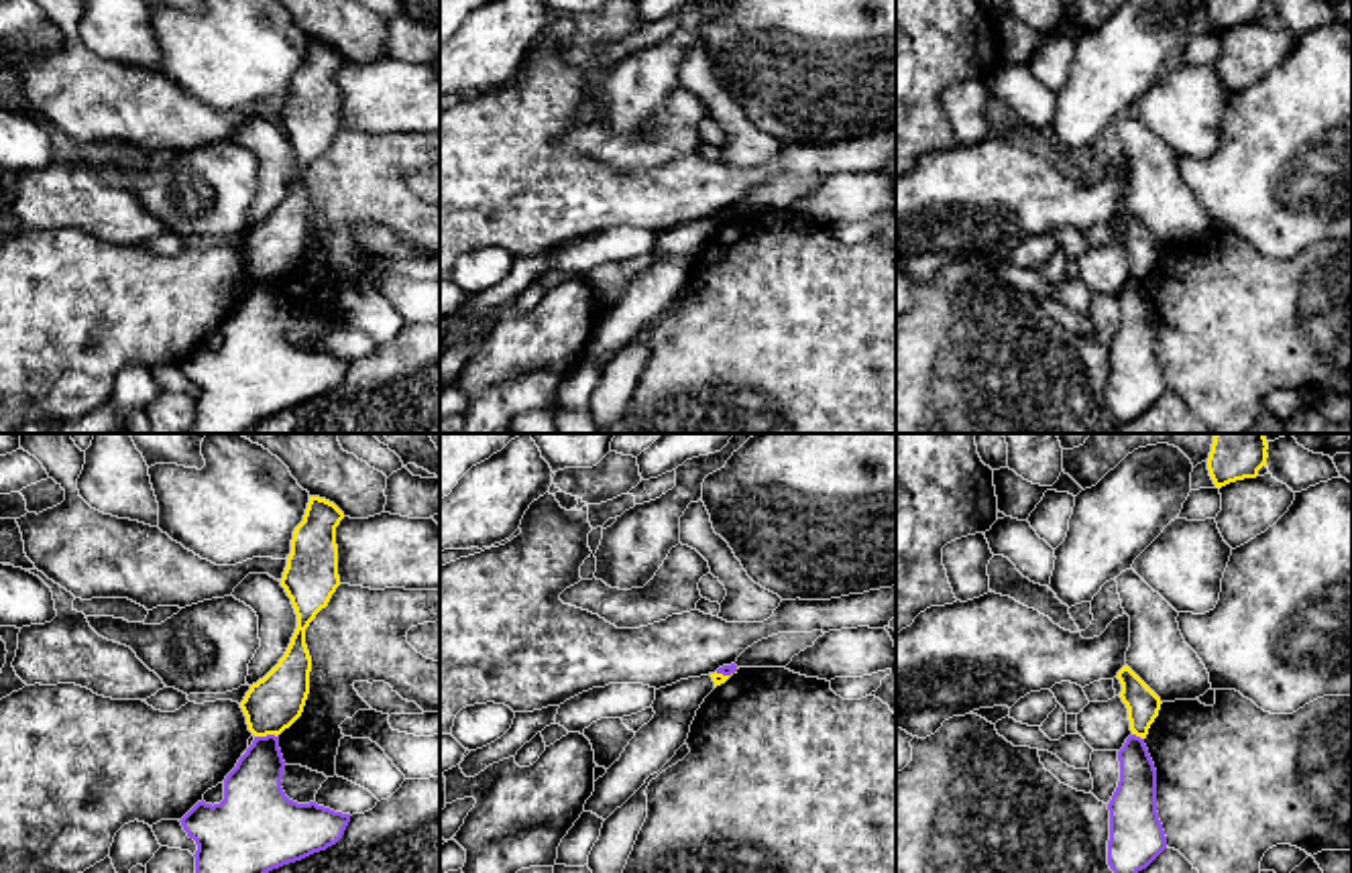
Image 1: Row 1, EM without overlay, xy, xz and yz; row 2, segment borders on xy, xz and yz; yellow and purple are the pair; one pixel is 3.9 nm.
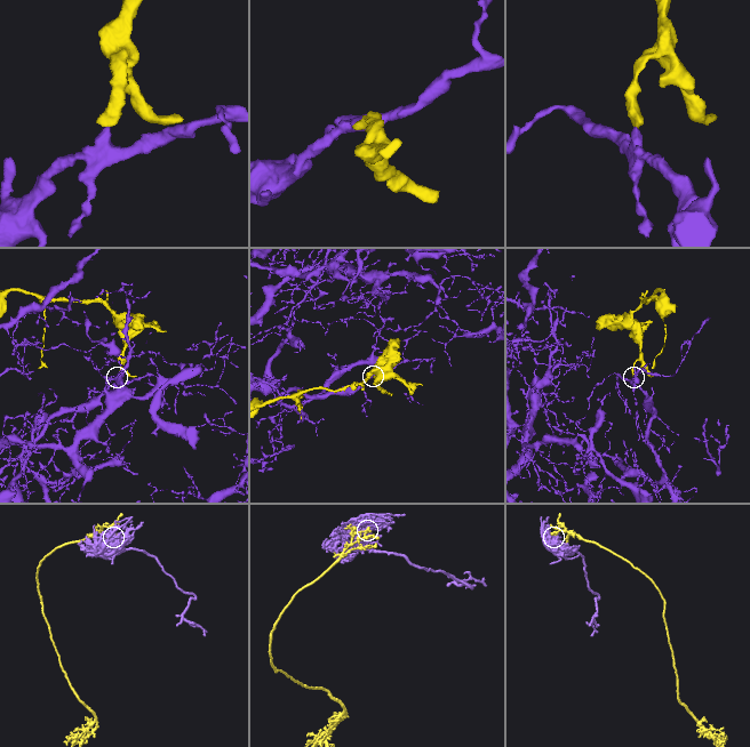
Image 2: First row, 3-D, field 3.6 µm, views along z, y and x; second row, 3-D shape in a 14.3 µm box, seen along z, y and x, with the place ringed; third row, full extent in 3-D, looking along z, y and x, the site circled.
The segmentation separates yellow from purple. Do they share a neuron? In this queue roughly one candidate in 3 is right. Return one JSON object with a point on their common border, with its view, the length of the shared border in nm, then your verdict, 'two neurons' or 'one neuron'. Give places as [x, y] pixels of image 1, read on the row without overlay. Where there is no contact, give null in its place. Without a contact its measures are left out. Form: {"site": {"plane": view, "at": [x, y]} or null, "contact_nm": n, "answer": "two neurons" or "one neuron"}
{"site": {"plane": "xy", "at": [265, 279]}, "contact_nm": 90, "answer": "two neurons"}

